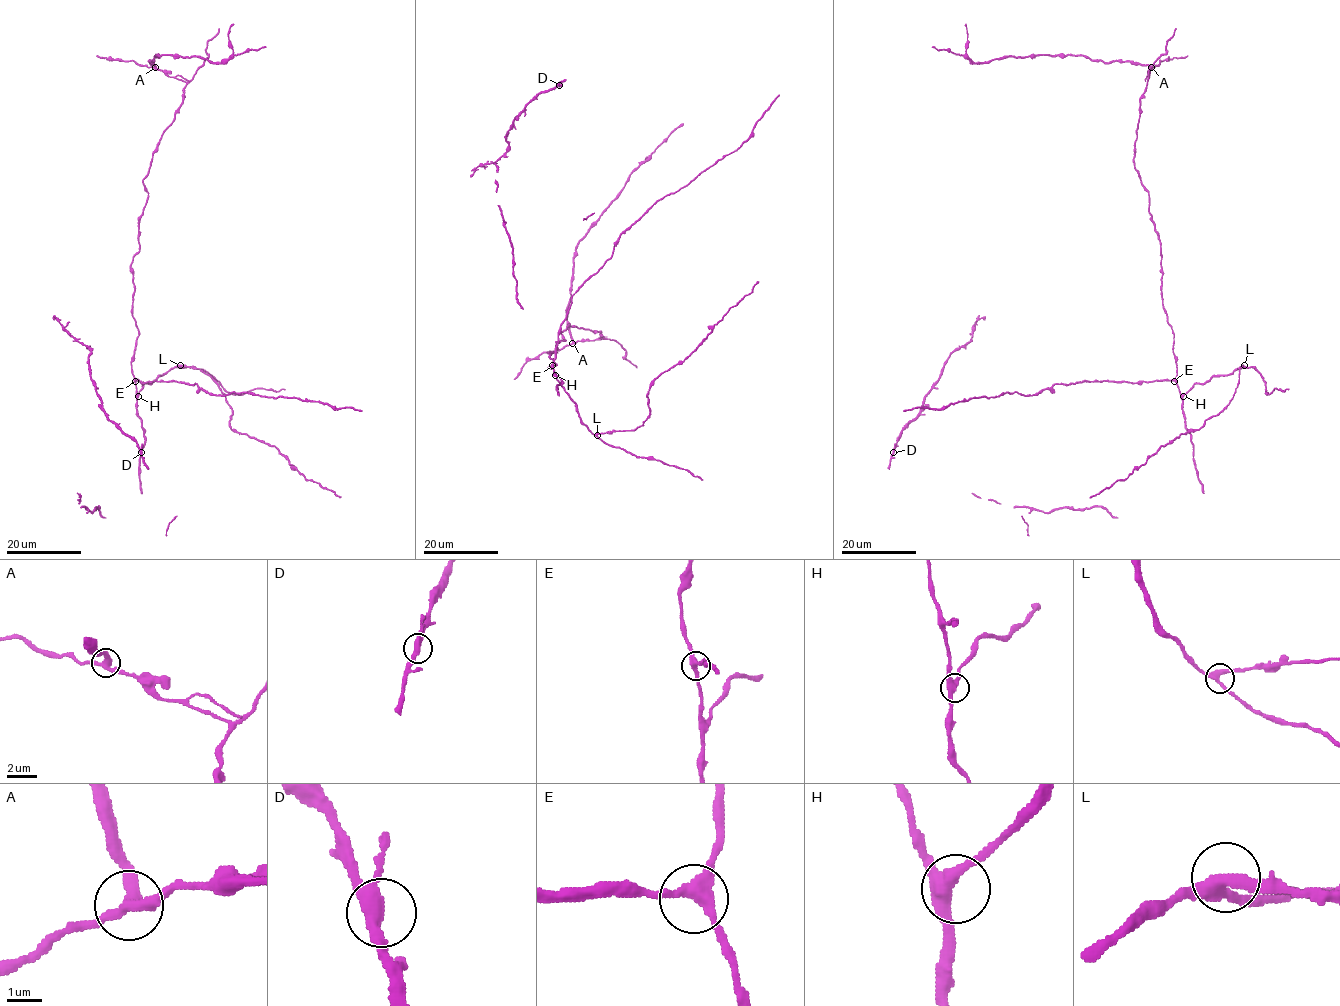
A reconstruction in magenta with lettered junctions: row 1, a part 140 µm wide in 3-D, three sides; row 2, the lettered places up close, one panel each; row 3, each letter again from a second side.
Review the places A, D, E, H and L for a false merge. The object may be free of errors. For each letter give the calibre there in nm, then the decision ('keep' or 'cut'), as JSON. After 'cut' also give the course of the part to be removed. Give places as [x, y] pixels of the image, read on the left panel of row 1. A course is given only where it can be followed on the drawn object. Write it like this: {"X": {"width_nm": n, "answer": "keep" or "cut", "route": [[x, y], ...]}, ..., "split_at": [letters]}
{"A": {"width_nm": 320, "answer": "cut", "route": [[154, 67], [150, 61], [152, 63], [155, 55], [200, 56], [209, 62], [222, 63], [230, 56], [265, 47]]}, "D": {"width_nm": 320, "answer": "keep"}, "E": {"width_nm": 320, "answer": "keep"}, "H": {"width_nm": 360, "answer": "keep"}, "L": {"width_nm": 320, "answer": "keep"}, "split_at": ["A"]}

